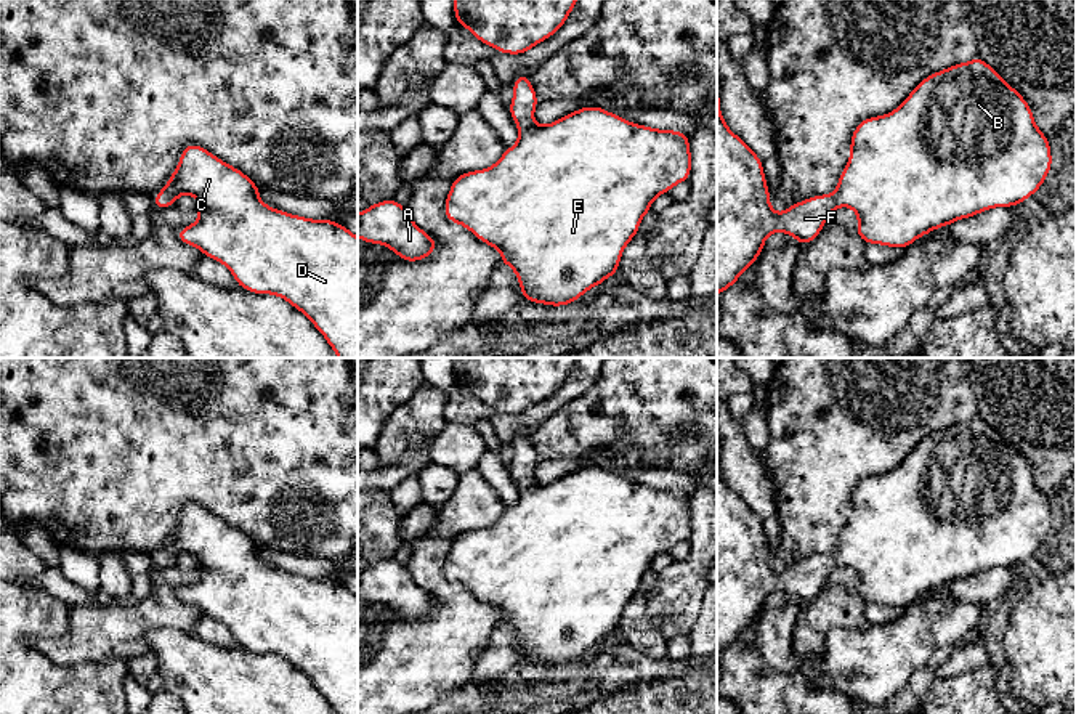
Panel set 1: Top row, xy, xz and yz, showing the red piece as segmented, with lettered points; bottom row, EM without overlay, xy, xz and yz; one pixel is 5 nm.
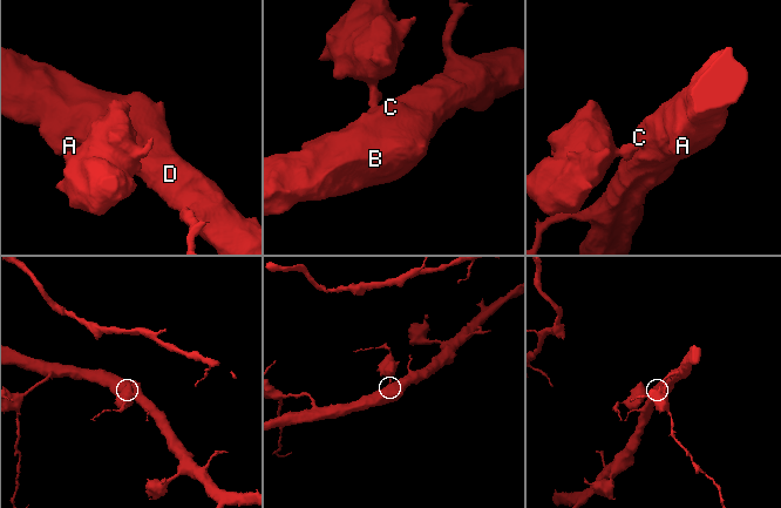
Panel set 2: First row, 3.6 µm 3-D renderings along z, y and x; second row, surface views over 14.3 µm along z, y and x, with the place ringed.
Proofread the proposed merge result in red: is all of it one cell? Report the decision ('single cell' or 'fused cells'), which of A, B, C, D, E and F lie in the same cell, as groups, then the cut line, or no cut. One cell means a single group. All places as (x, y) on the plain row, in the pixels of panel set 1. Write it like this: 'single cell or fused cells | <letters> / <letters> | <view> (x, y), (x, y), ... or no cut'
single cell | A B C D E F | no cut

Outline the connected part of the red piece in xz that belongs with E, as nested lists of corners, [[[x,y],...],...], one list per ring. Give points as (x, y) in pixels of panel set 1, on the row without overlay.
[[[526,433],[515,438],[508,465],[518,486],[516,504],[494,525],[457,534],[444,576],[500,610],[500,623],[515,631],[524,659],[566,666],[608,635],[617,635],[624,608],[653,560],[688,541],[690,496],[638,485],[598,465],[539,485],[532,480],[539,459]]]

